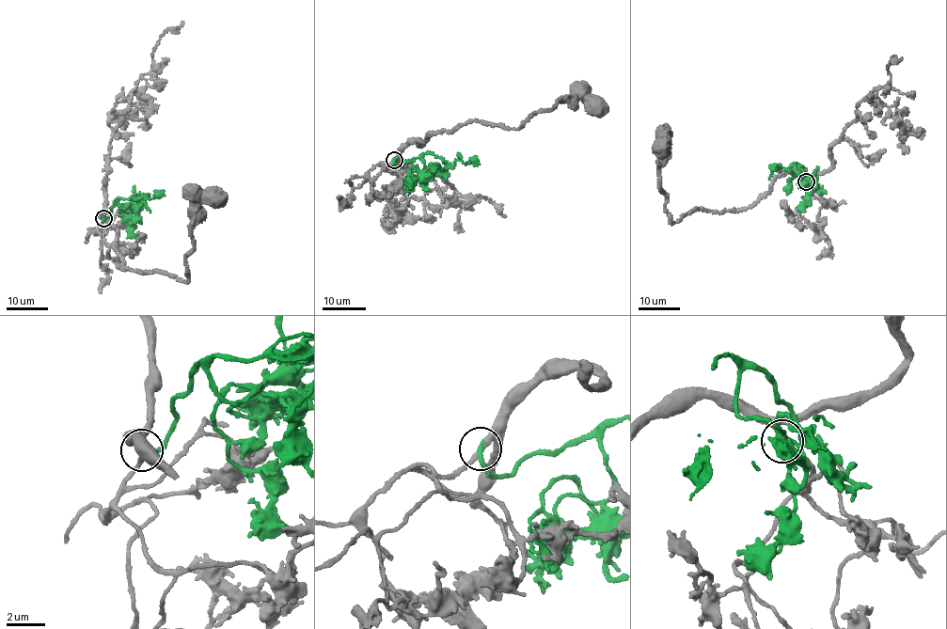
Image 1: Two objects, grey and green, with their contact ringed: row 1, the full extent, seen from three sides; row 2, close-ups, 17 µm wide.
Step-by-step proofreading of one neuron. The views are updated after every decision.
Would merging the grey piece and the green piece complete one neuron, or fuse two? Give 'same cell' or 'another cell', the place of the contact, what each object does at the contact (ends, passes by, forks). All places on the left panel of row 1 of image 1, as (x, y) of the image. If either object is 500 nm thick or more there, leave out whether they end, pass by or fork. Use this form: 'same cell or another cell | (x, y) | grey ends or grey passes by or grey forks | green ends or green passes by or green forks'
same cell | (103, 218) | grey passes by | green ends

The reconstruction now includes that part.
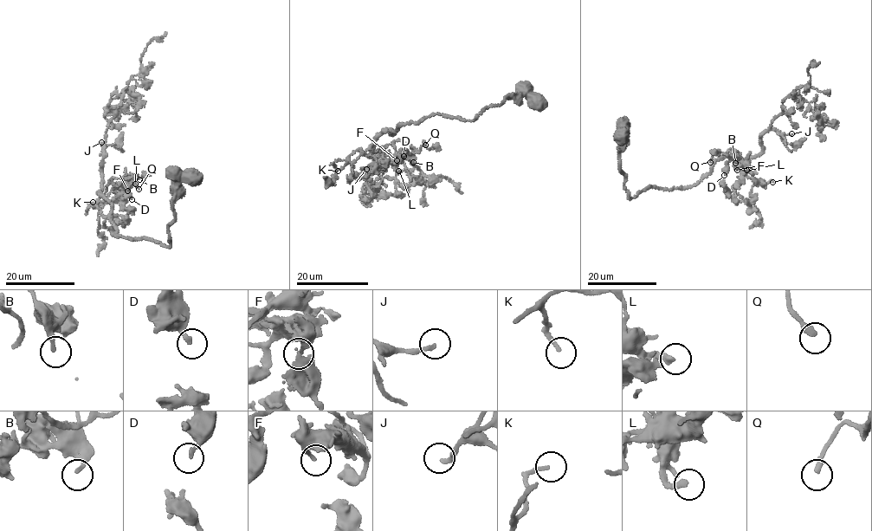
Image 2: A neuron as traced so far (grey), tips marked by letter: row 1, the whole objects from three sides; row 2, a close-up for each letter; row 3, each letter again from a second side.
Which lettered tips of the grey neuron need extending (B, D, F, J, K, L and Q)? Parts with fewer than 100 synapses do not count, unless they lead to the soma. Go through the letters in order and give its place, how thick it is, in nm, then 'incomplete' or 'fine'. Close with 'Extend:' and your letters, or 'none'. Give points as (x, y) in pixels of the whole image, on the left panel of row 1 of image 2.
B: place (139, 179); calibre 200 nm; fine
D: place (132, 199); calibre 240 nm; fine
F: place (127, 191); calibre 200 nm; fine
J: place (101, 142); calibre 200 nm; incomplete
K: place (93, 202); calibre 160 nm; incomplete
L: place (135, 184); calibre 280 nm; fine
Q: place (138, 189); calibre 240 nm; fine
Extend: J, K

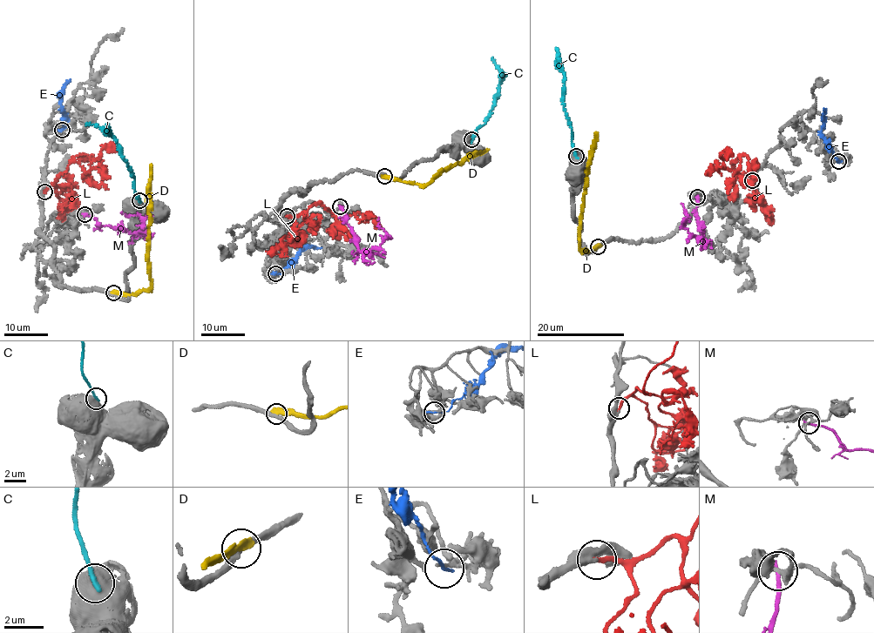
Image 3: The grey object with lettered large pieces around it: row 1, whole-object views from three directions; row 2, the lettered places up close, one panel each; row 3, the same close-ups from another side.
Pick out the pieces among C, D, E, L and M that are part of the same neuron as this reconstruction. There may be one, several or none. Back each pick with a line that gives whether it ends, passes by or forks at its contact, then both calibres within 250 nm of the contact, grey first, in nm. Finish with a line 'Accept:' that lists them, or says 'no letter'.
L: it ends | 480/240 nm
Accept: L

